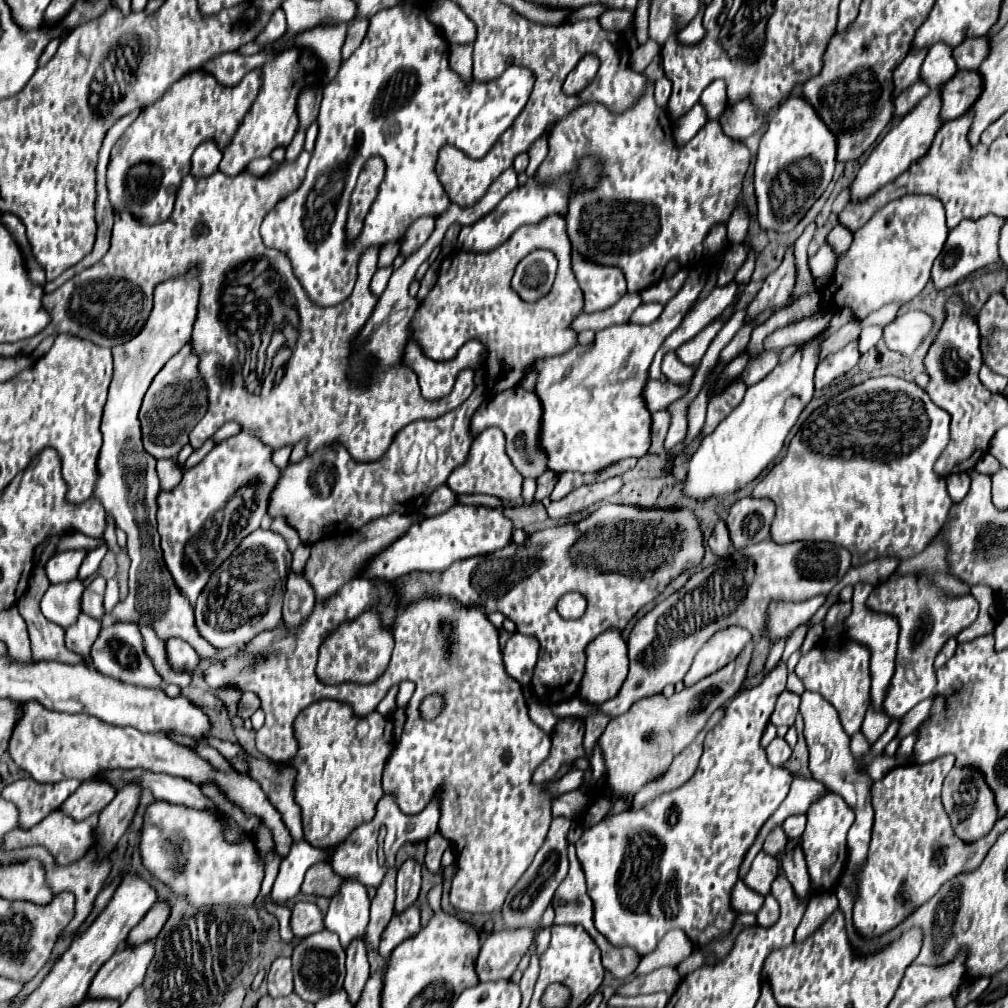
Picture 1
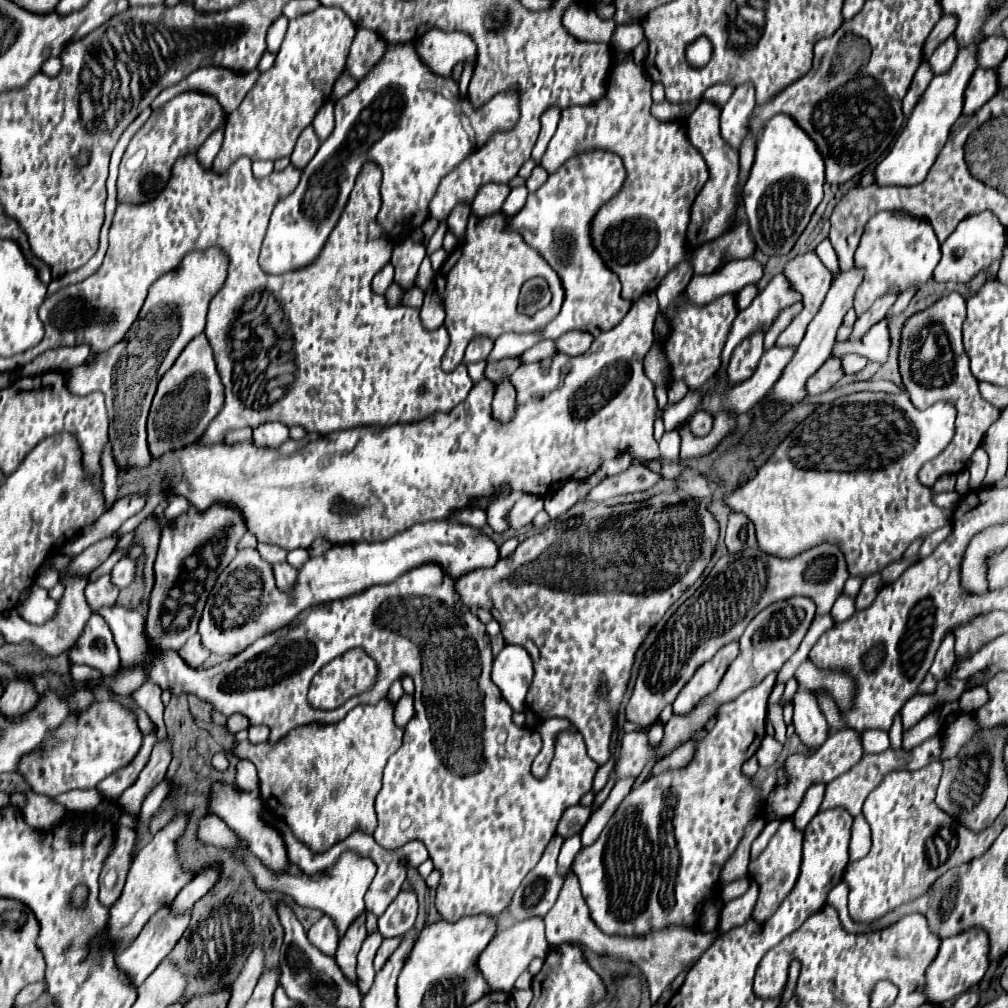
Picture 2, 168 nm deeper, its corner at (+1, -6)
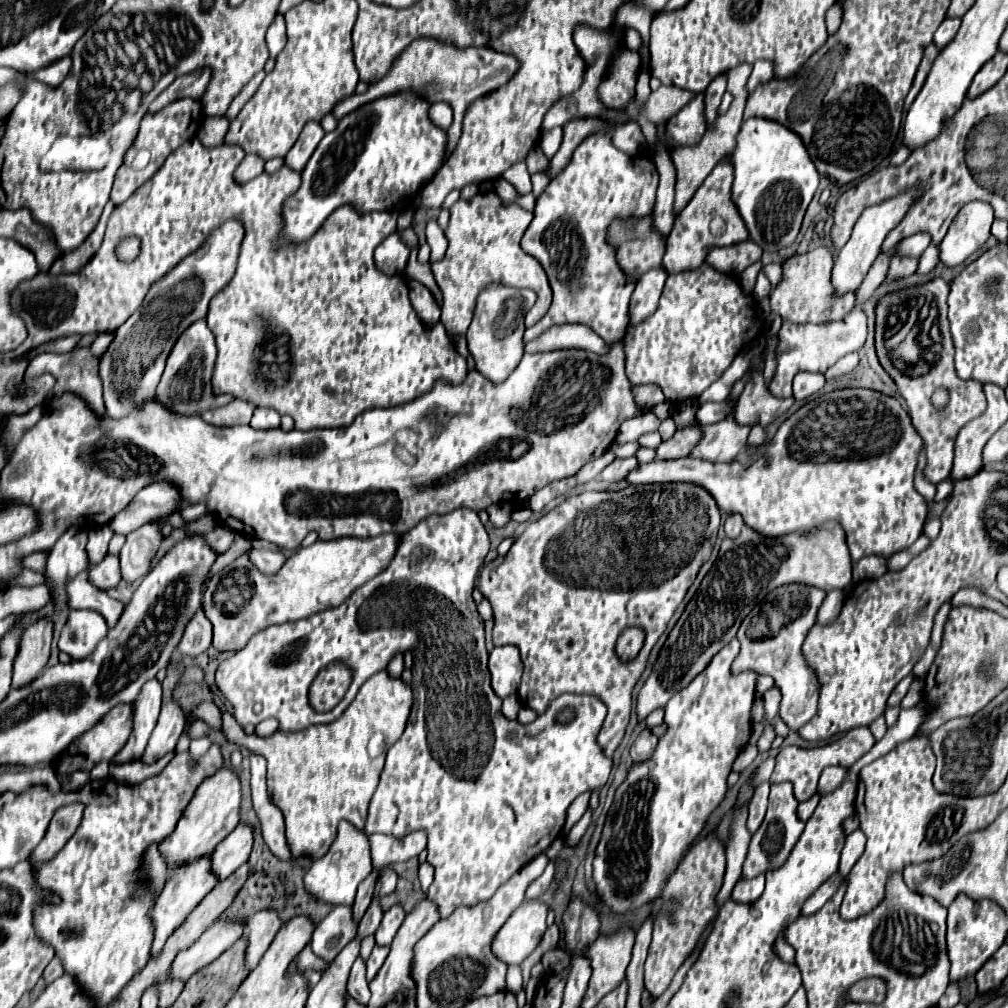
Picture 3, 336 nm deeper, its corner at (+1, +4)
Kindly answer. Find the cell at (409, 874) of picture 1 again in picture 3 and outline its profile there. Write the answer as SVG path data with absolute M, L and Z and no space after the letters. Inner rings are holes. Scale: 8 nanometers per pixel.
M400 902L394 904L390 910L386 910L386 914L384 914L382 922L380 922L380 928L376 930L376 944L380 944L380 946L390 944L392 938L396 936L398 928L400 928L404 916L406 916L406 912L404 912Z

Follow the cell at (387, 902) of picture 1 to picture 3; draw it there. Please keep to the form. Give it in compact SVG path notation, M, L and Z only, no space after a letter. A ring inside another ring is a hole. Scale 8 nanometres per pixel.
M358 956L358 960L354 962L354 966L350 970L348 994L354 996L362 1004L368 1004L368 1000L370 1000L370 990L368 990L368 980L366 980L366 964L364 964L362 956Z

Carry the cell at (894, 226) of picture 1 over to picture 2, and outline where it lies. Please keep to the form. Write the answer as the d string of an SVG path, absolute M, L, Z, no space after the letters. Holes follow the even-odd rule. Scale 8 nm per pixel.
M880 212L878 216L872 216L854 256L854 264L858 268L864 268L862 286L858 288L854 298L856 314L860 316L862 312L866 312L866 308L870 308L870 304L878 296L882 296L882 292L890 292L890 288L900 294L908 286L926 284L932 278L938 260L940 244L926 220L910 220L910 216L902 216L902 212Z

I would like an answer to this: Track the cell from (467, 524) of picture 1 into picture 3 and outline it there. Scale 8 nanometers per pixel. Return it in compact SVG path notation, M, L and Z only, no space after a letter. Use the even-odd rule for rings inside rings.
M380 534L374 538L344 536L338 540L318 540L308 548L294 550L278 574L266 575L254 570L254 564L242 554L216 576L210 578L204 592L204 614L214 626L216 650L242 650L250 636L266 626L306 618L314 612L342 604L358 586L378 576L394 558L402 534Z

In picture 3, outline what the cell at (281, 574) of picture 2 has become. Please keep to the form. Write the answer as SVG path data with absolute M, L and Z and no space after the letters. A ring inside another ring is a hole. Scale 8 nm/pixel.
M248 550L250 560L256 564L258 570L262 570L264 574L276 574L282 564L286 562L286 556L282 552L272 552L272 550Z

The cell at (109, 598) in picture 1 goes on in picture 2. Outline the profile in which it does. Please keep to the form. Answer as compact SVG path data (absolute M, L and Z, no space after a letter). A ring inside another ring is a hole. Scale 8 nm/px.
M122 558L114 570L112 570L112 580L118 584L118 588L126 588L136 576L136 560L132 558Z

